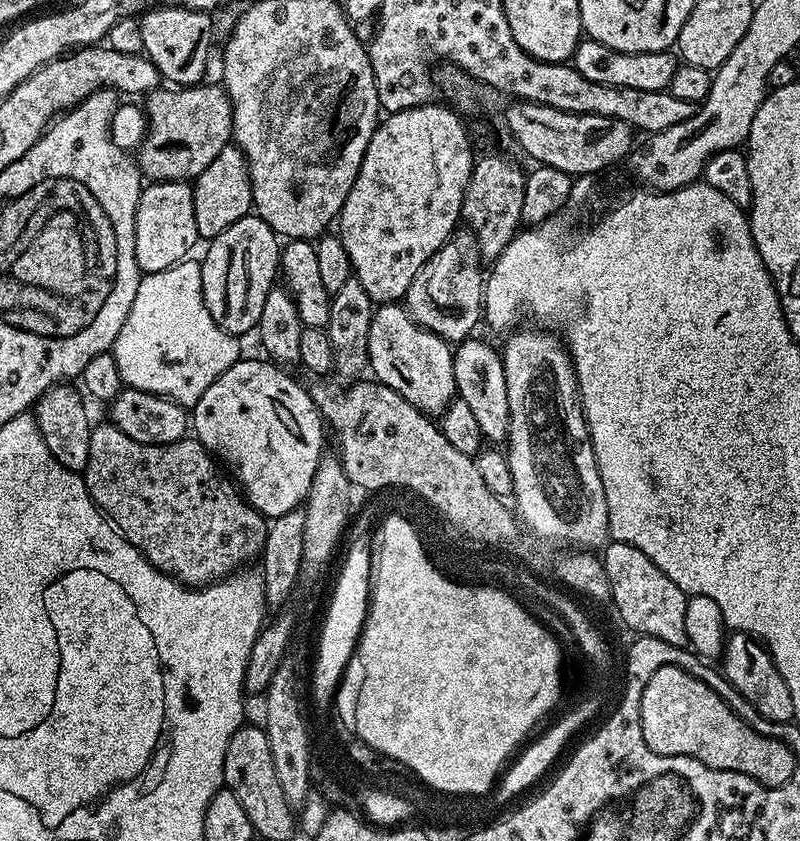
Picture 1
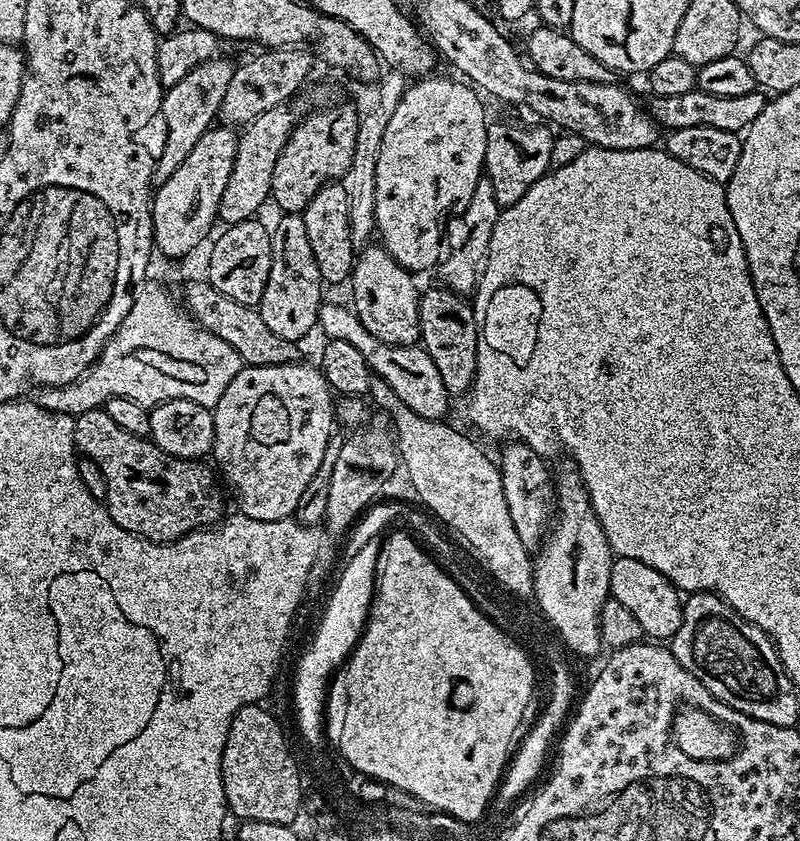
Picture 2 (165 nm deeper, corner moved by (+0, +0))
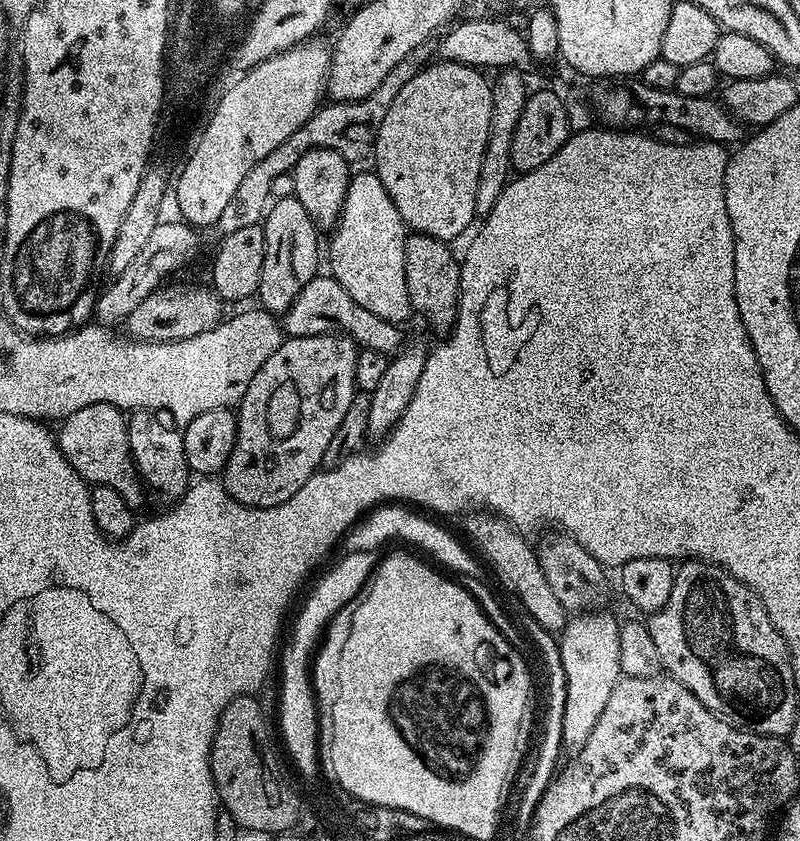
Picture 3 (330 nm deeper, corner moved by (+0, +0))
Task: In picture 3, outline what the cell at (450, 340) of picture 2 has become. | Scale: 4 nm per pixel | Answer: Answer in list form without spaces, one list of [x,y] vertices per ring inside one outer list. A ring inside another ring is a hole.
[[[412,232],[404,241],[404,265],[406,266],[406,290],[410,294],[410,302],[412,303],[412,311],[418,317],[424,316],[424,320],[437,332],[437,337],[444,338],[451,333],[452,328],[456,325],[456,308],[460,304],[460,260],[452,253],[453,245],[447,240],[439,240],[430,234],[422,234],[421,232]]]

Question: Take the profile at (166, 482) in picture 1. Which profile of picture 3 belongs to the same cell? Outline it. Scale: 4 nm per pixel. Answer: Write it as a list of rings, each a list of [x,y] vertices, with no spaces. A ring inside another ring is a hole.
[[[112,404],[82,406],[82,410],[74,410],[74,414],[64,417],[59,428],[58,443],[62,454],[83,480],[92,486],[118,490],[130,505],[139,506],[143,502],[146,492],[136,474],[136,463],[130,454],[128,422],[121,409]]]

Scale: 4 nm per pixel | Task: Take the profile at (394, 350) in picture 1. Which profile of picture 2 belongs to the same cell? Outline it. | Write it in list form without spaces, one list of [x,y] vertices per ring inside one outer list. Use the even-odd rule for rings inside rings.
[[[369,243],[352,265],[351,307],[378,344],[414,344],[420,339],[420,294],[417,277],[402,267],[379,243]]]

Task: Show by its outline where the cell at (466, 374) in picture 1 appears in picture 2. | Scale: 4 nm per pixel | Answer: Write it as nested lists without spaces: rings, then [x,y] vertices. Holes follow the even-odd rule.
[[[508,442],[504,453],[498,456],[501,472],[502,487],[506,494],[507,509],[510,510],[514,529],[522,540],[522,545],[529,550],[539,549],[550,528],[550,521],[554,516],[554,492],[550,484],[550,472],[544,469],[544,460],[536,456],[536,452],[528,442]],[[548,484],[548,488],[546,487]]]

